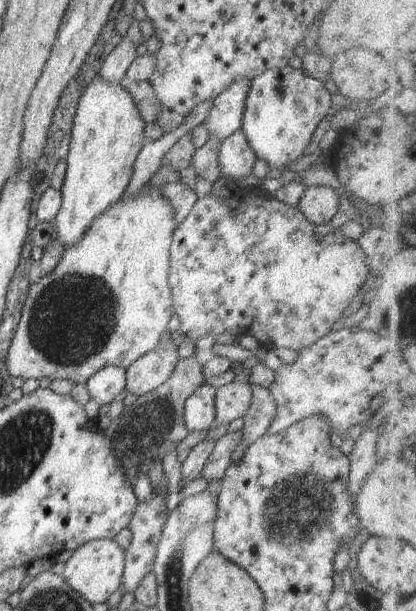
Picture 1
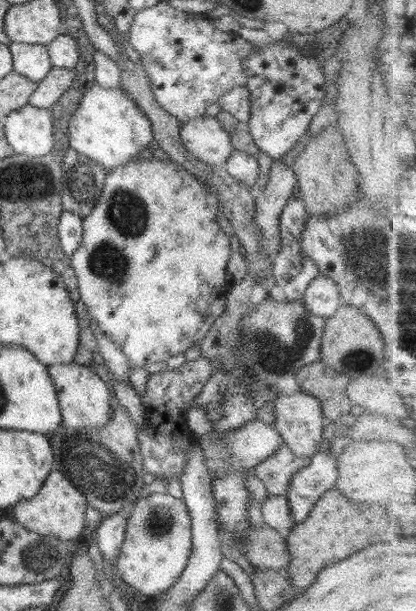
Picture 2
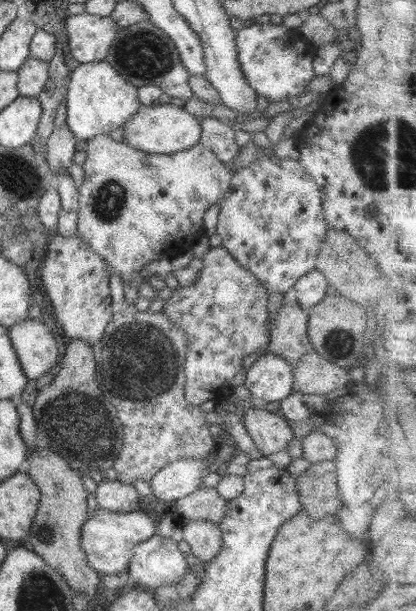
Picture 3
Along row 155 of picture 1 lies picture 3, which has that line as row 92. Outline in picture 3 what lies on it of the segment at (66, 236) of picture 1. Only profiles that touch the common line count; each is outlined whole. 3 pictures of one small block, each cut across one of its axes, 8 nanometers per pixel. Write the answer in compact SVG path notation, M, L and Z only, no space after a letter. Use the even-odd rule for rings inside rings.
M105 60L80 63L73 69L64 103L68 128L77 139L84 141L98 134L115 135L142 105L138 101L138 89Z

